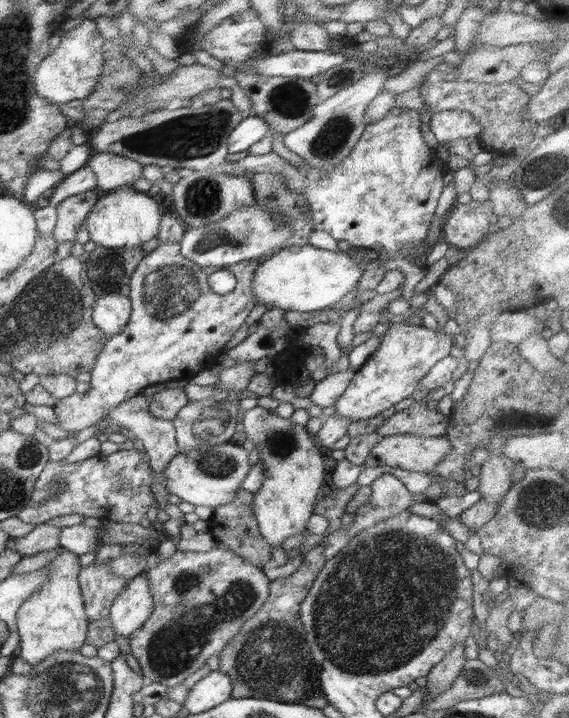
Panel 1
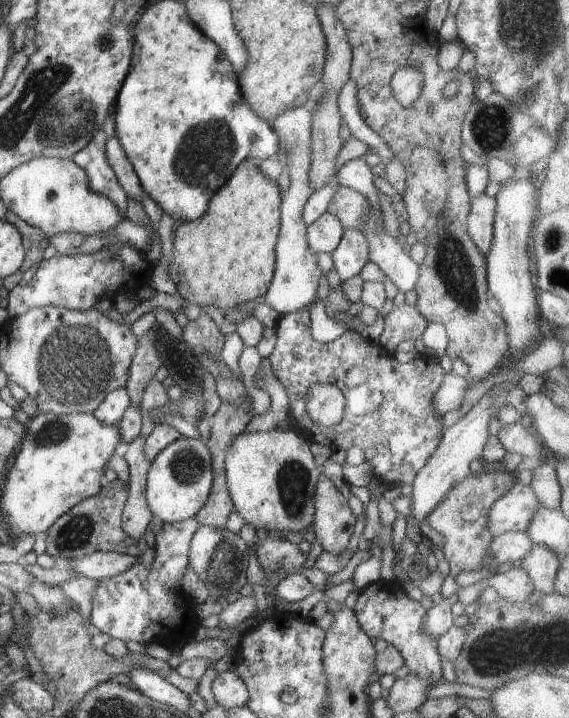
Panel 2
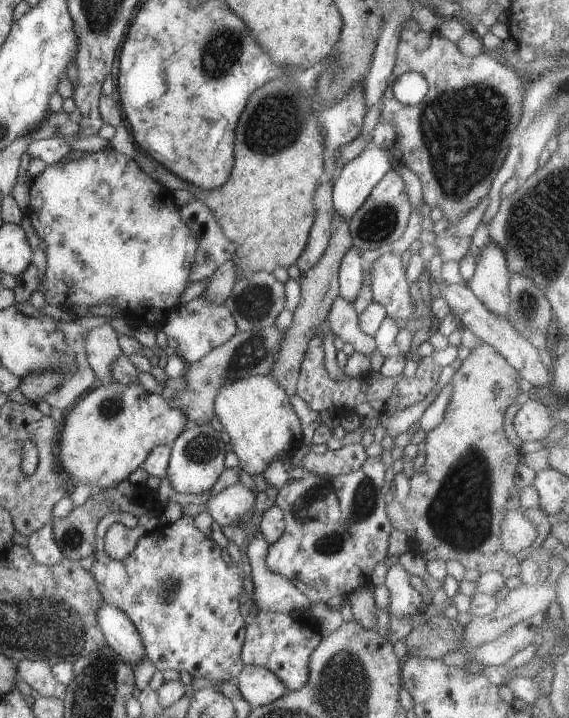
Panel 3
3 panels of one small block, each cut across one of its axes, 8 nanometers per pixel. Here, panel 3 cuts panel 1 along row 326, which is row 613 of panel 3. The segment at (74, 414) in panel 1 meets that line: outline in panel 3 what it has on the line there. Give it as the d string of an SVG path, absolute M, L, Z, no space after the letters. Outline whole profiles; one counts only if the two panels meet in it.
M114 512L108 513L104 518L100 519L100 522L97 524L96 531L96 542L95 542L95 553L93 565L90 568L90 572L96 581L96 586L102 595L104 601L108 604L114 605L116 608L119 608L130 620L134 623L134 626L138 629L139 635L142 639L142 644L145 648L145 656L156 666L156 668L162 672L172 669L180 673L180 670L186 670L191 676L196 676L200 678L206 678L207 680L214 680L214 682L226 682L236 680L238 674L242 672L244 668L244 663L242 662L241 650L242 645L245 639L246 634L246 624L244 617L240 614L240 602L238 601L238 594L243 590L243 571L241 568L232 564L227 566L226 562L222 559L222 551L220 547L212 540L208 538L199 529L194 525L194 516L183 513L183 515L178 518L175 522L170 522L164 525L158 525L153 531L148 531L138 539L136 548L123 559L112 558L104 548L104 538L107 530L114 523L120 523L128 528L134 528L138 524L137 518L132 513L121 513Z

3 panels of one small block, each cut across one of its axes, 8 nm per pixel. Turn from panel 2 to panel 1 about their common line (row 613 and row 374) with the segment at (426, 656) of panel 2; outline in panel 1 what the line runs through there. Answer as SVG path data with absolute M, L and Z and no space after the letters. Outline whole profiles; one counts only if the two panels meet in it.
M394 320L382 335L380 345L355 372L347 390L334 404L334 416L350 418L353 422L373 419L401 400L412 397L430 369L446 358L455 345L455 338L450 334L438 334L431 327Z

